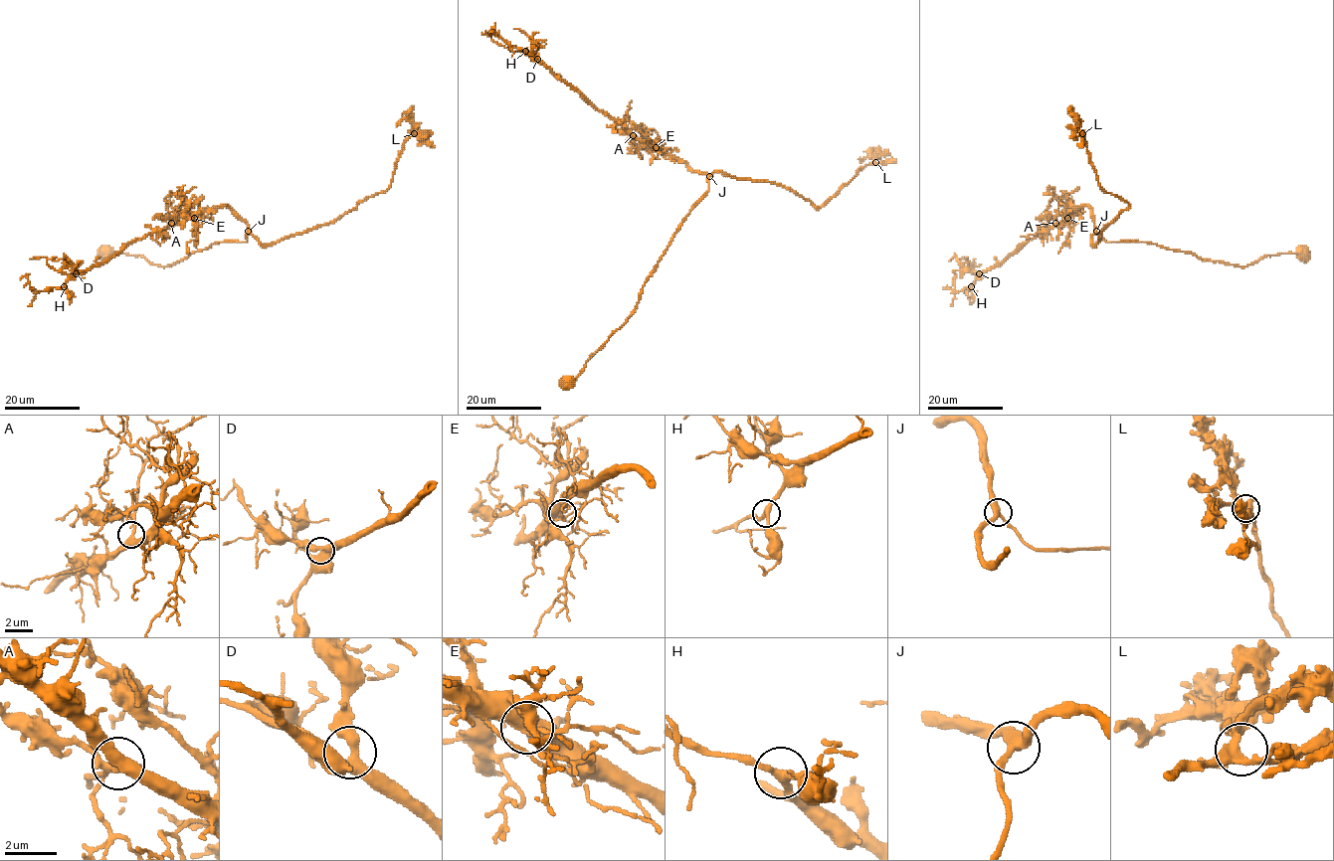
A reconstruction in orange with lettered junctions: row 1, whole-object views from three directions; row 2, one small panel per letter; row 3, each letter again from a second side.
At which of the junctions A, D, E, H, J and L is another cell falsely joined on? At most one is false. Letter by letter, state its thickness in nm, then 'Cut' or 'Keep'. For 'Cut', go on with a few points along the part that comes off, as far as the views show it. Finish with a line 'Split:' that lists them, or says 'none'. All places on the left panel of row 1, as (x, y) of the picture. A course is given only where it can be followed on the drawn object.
A: Thickness 360 nm. Keep
D: Thickness 400 nm. Keep
E: Thickness 400 nm. Keep
H: Thickness 280 nm. Keep
J: Thickness 360 nm. Keep
L: Thickness 360 nm. Keep
Split: none

